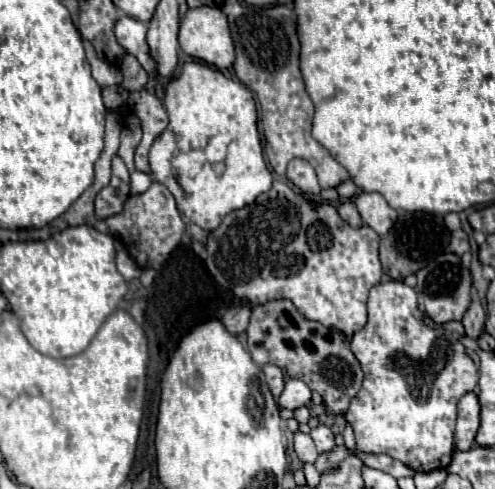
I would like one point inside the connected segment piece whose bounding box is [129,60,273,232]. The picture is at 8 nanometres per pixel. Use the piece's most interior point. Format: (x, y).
(210, 157)

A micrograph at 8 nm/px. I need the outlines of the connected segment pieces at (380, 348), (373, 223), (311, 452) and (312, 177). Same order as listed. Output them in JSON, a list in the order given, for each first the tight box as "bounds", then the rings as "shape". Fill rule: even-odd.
[{"bounds":[345,280,479,472],"shape":[[[389,280],[373,286],[369,292],[369,320],[361,332],[351,338],[351,352],[363,368],[363,388],[353,398],[345,420],[351,424],[357,448],[373,454],[387,454],[415,472],[433,472],[447,468],[453,456],[453,430],[457,418],[457,402],[463,394],[477,388],[479,372],[467,356],[463,344],[451,338],[447,330],[431,330],[423,324],[423,312],[417,304],[413,288],[399,280]]]},{"bounds":[355,192,397,236],"shape":[[[361,192],[355,198],[355,204],[357,204],[357,210],[359,210],[363,222],[367,226],[371,226],[379,236],[385,236],[391,230],[393,222],[397,220],[397,212],[385,202],[385,198],[381,194]]]},{"bounds":[293,432,317,462],"shape":[[[295,432],[295,442],[293,442],[293,448],[295,448],[295,454],[301,462],[315,462],[317,460],[317,450],[315,450],[315,444],[311,440],[309,434],[303,434],[303,432]]]},{"bounds":[287,158,321,196],"shape":[[[293,158],[293,162],[289,162],[287,178],[305,194],[317,196],[321,192],[313,166],[309,166],[309,162],[305,162],[301,158]]]}]

